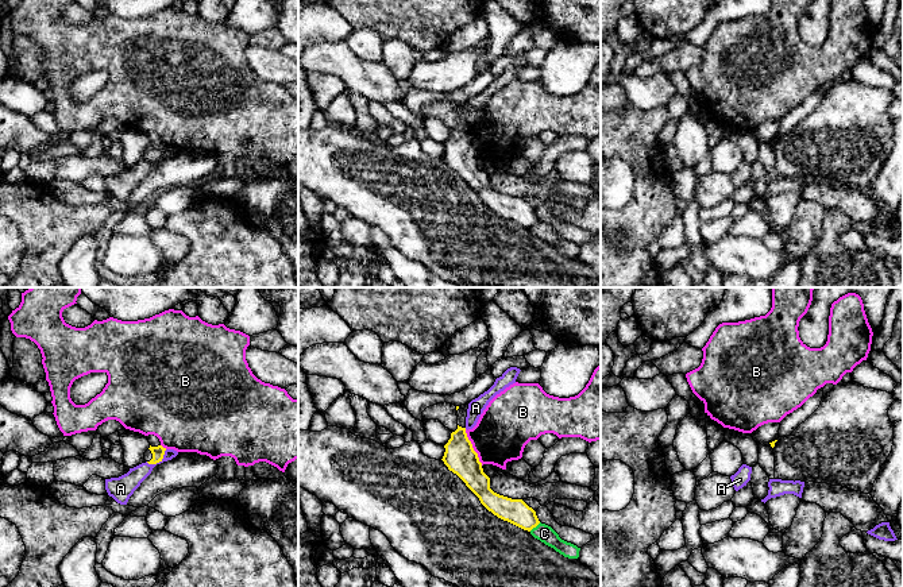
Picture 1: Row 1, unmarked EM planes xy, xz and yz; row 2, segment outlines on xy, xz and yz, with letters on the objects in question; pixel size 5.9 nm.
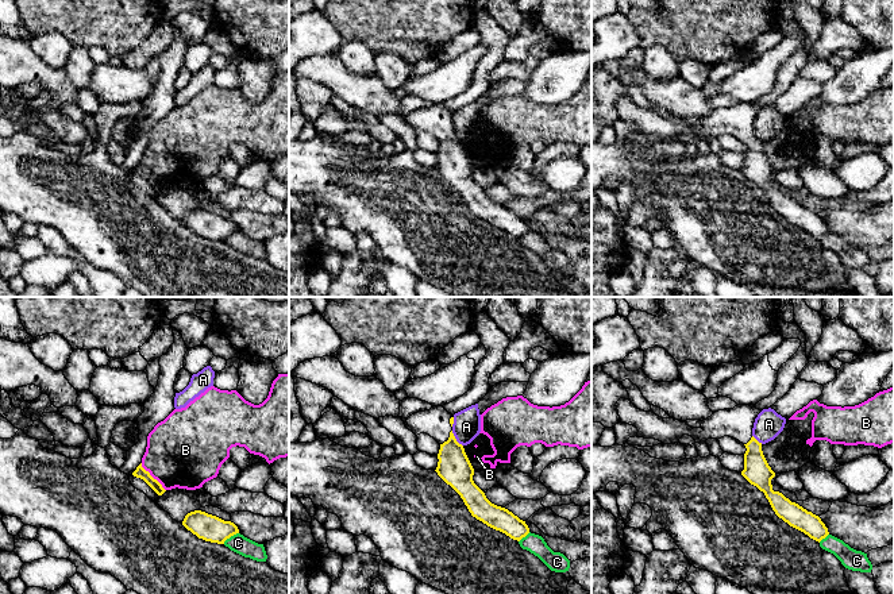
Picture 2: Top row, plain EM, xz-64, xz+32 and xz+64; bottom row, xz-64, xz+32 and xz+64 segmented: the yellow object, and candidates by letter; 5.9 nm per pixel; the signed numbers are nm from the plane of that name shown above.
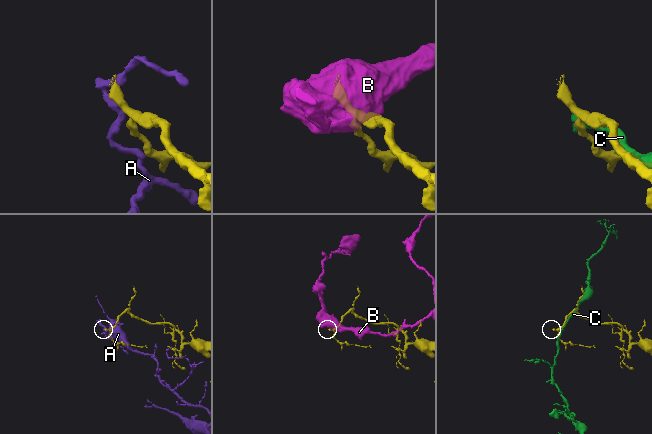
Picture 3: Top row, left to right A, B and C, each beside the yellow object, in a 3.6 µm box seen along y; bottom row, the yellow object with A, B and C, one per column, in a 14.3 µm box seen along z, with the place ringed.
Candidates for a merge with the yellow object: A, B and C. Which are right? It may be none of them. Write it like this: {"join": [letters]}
{"join": []}

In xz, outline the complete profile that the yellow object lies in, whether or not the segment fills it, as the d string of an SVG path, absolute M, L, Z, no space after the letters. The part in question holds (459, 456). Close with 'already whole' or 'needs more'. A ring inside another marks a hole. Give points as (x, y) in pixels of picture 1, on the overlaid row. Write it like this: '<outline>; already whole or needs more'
M437 403L422 412L424 420L439 420L451 433L444 445L444 464L456 474L479 498L481 503L498 518L530 532L540 521L536 511L522 499L512 499L490 488L490 478L483 472L478 453L467 437L466 428L458 425L456 410L452 403Z; needs more

